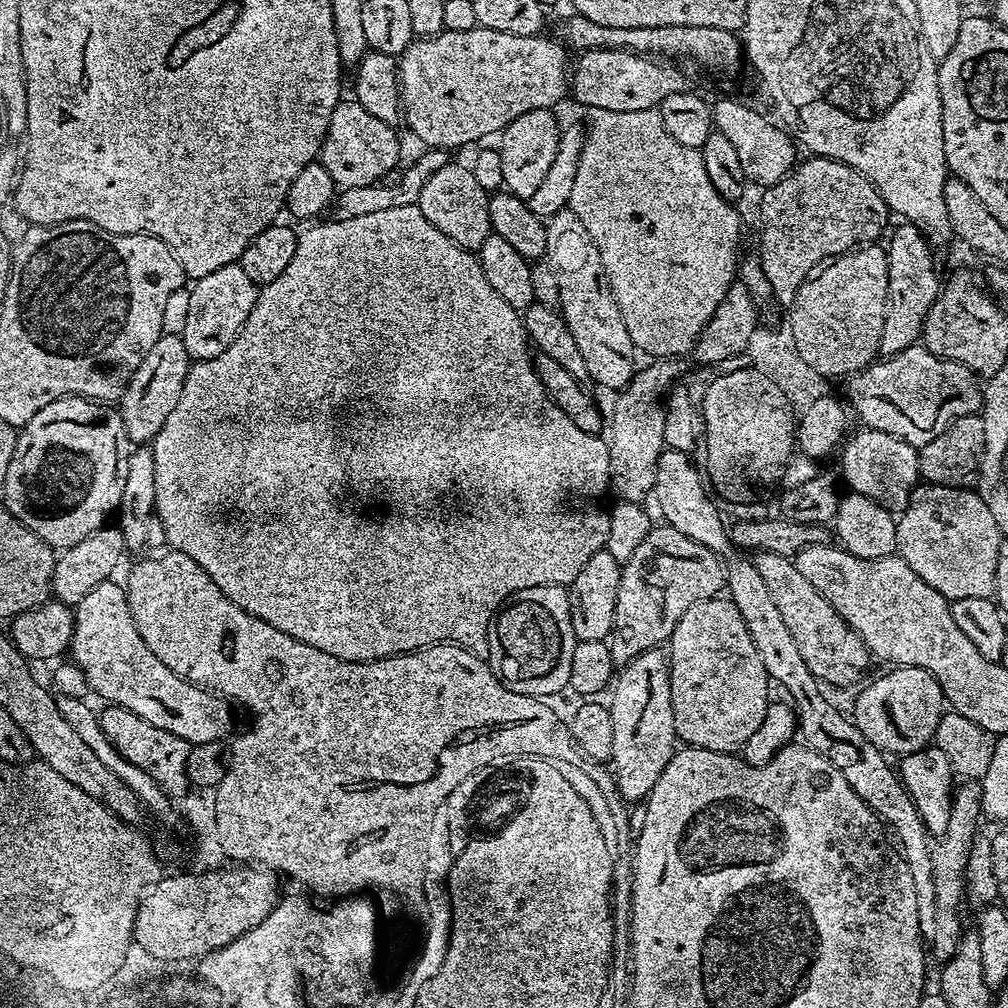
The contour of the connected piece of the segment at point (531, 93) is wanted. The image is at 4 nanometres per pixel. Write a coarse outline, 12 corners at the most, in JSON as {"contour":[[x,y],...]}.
{"contour":[[437,32],[398,57],[428,148],[495,137],[570,92],[547,35]]}

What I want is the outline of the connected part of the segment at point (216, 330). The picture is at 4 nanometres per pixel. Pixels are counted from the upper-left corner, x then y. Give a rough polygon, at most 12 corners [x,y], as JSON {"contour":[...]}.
{"contour":[[239,263],[195,281],[184,312],[193,361],[218,358],[258,285]]}

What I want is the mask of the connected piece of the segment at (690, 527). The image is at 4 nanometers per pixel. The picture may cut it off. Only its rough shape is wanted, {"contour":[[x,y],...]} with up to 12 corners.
{"contour":[[665,447],[654,500],[665,525],[717,556],[734,548],[701,469]]}

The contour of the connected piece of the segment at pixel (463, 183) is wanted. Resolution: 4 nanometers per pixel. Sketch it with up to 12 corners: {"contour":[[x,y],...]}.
{"contour":[[450,162],[422,186],[426,222],[479,250],[493,235],[489,192]]}

